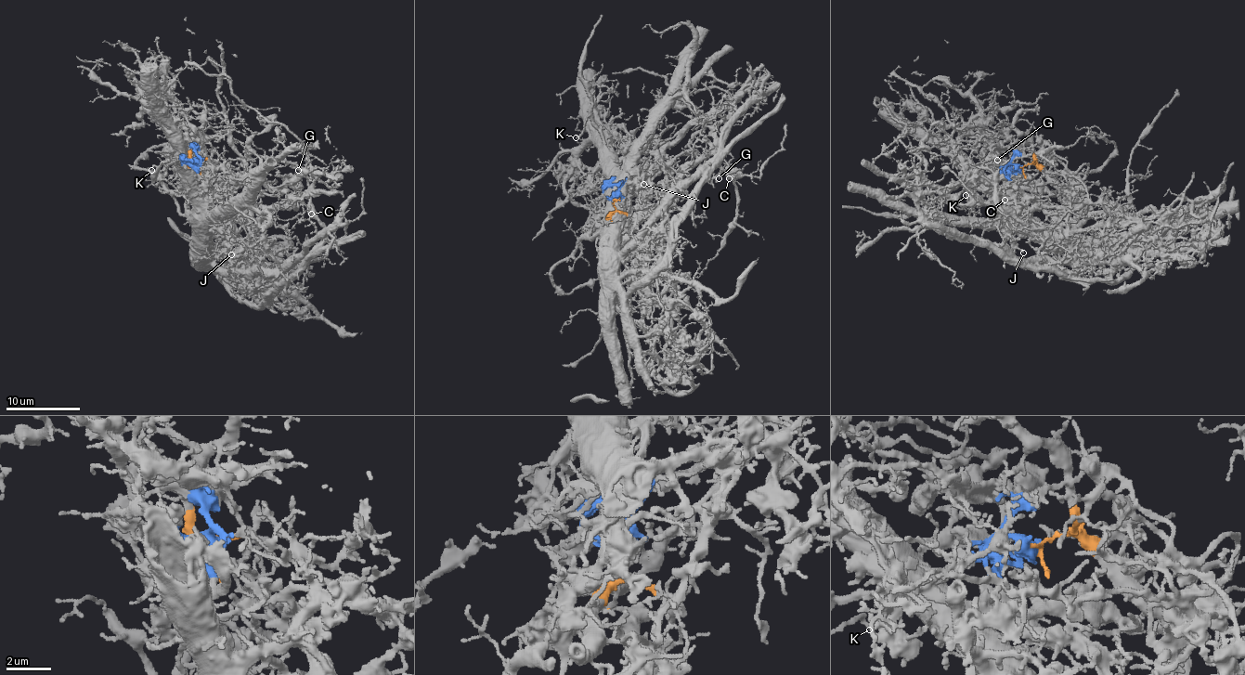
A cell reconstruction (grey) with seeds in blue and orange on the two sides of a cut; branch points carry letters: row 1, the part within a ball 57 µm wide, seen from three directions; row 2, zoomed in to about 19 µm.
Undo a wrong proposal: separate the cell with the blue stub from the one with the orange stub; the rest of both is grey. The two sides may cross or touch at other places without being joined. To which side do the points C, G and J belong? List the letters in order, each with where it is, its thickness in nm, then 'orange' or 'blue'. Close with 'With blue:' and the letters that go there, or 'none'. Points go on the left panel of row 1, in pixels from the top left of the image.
C: place (311, 214); calibre 90 nm; orange
G: place (298, 170); calibre 90 nm; orange
J: place (231, 254); calibre 170 nm; blue
With blue: J

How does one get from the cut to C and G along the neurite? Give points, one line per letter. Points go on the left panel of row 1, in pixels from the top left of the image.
C: (196, 162), (188, 167), (188, 217), (216, 265), (289, 267), (325, 234), (310, 206), (312, 214)
G: (196, 162), (188, 167), (188, 217), (211, 261), (247, 270), (289, 267), (325, 234), (311, 187), (298, 169)

